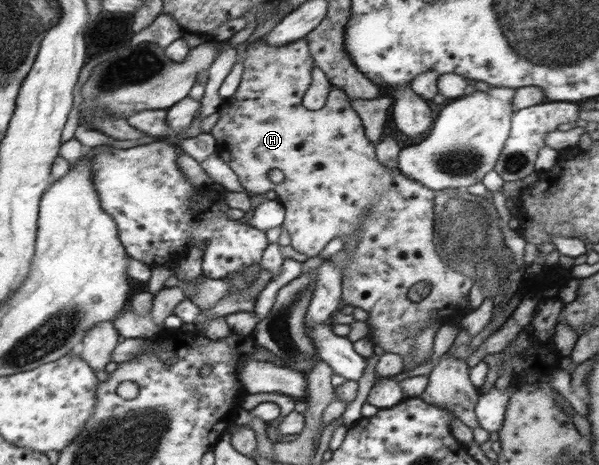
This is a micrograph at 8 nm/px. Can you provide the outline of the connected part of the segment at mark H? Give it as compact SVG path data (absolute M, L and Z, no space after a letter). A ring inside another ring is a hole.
M304 38L283 46L271 46L257 40L247 46L245 55L239 88L235 95L223 99L218 108L219 118L210 131L217 140L215 153L237 174L245 192L265 195L273 189L277 193L276 199L285 208L282 227L290 233L290 245L309 258L318 256L327 244L340 235L343 236L343 246L348 245L348 236L362 226L360 238L348 261L350 264L342 275L343 301L368 313L366 323L375 346L387 353L400 355L404 359L405 371L414 369L420 364L415 362L412 354L416 338L436 321L447 321L448 325L458 326L465 314L459 304L469 296L474 284L470 276L443 267L439 255L435 253L433 199L436 191L409 179L398 169L393 171L383 167L375 157L374 143L366 135L360 115L342 89L332 85L322 109L313 111L303 107L303 97L311 87L314 59ZM271 169L279 169L285 174L283 182L275 184L269 181L267 175ZM371 201L372 210L364 216L363 209ZM419 281L429 282L431 292L419 303L413 303L407 298L407 292Z

